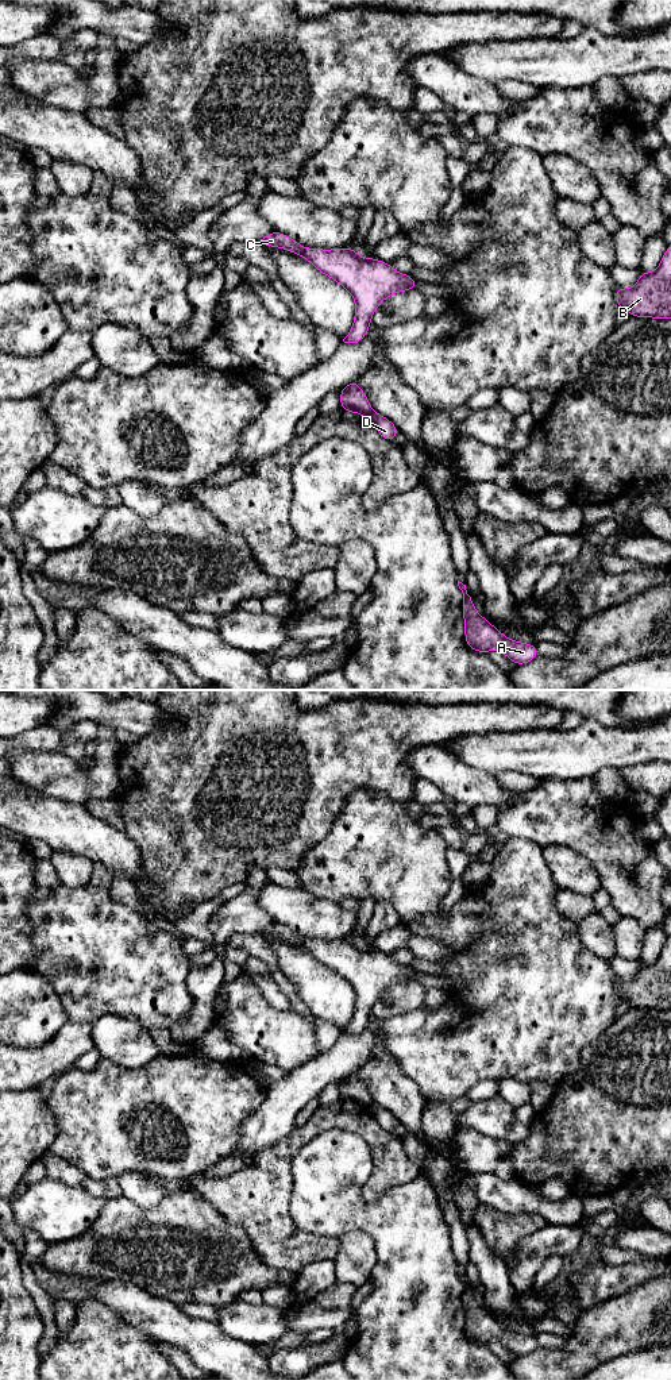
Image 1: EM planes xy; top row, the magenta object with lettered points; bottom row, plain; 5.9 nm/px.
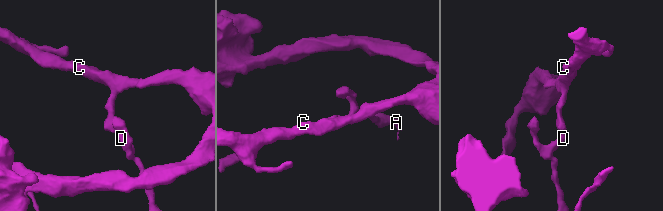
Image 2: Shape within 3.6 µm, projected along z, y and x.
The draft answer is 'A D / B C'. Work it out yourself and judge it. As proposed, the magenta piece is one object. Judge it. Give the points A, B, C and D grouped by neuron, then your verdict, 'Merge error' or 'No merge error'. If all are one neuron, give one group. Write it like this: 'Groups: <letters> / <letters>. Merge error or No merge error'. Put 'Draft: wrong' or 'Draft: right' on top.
Draft: right
Groups: A D / B C. Merge error

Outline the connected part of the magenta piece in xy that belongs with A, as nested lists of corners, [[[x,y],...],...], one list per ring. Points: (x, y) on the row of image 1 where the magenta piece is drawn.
[[[458,581],[458,586],[463,593],[464,639],[471,649],[482,654],[497,649],[506,655],[516,666],[529,663],[539,656],[533,643],[514,641],[502,635],[475,610],[474,602],[467,594],[466,585]]]

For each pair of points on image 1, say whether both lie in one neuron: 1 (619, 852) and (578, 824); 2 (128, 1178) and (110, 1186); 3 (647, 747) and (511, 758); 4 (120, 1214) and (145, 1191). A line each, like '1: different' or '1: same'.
1: same
2: different
3: same
4: different

